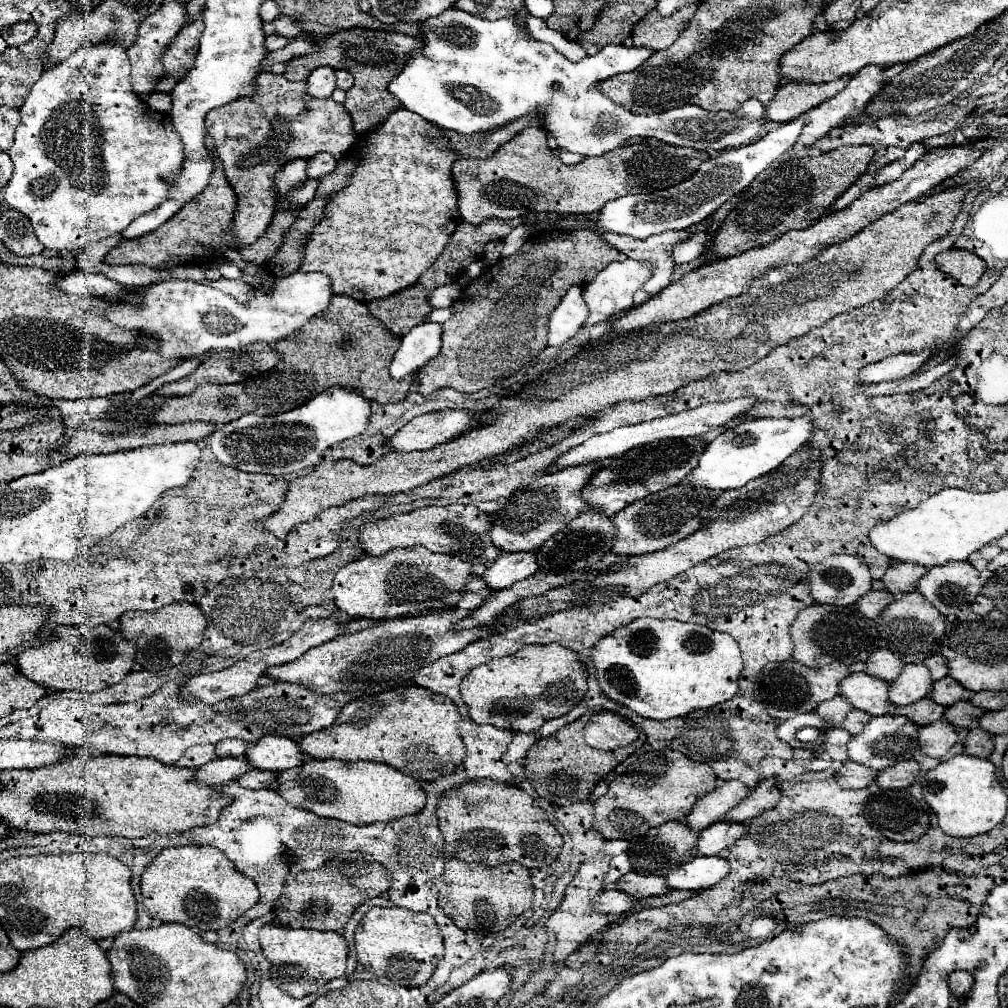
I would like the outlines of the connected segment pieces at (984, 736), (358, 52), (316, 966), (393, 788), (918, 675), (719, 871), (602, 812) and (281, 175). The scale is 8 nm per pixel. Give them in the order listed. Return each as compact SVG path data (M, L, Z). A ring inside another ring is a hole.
M980 727L972 729L966 737L966 747L964 753L966 755L974 755L974 757L990 757L994 751L994 741L992 735Z
M348 29L348 31L338 31L330 37L326 37L326 45L314 53L314 57L296 57L294 61L288 63L286 77L290 81L304 81L316 67L328 65L332 69L346 69L352 71L354 85L346 92L344 107L352 115L352 123L358 135L370 133L372 129L378 129L386 117L400 109L402 103L388 93L388 83L402 71L406 65L410 53L414 49L424 47L424 41L420 37L410 37L410 35L400 35L392 31L374 31L374 29Z
M264 925L260 929L260 945L266 959L272 963L272 981L294 997L306 997L316 993L334 977L346 975L348 943L336 931L312 931L312 929L286 929L282 925Z
M306 759L306 765L300 765L298 769L288 769L286 773L280 773L278 777L278 791L284 793L286 801L292 801L294 807L312 811L322 817L342 819L352 825L372 825L372 823L388 823L396 821L406 815L416 815L426 805L426 793L422 785L404 773L400 773L394 767L388 767L384 763L368 763L368 761L338 761L338 759Z
M906 665L900 673L898 681L892 683L888 697L894 705L910 705L930 695L934 681L930 677L930 669L926 665Z
M698 855L692 861L670 871L670 875L666 877L666 885L670 885L670 889L700 891L700 889L708 889L716 885L728 873L730 873L730 867L724 857Z
M674 749L646 753L630 765L630 771L618 775L610 783L608 793L594 803L594 829L598 829L606 839L632 839L666 821L684 821L694 803L716 785L718 777L708 763L692 761Z
M292 159L282 169L278 169L278 197L280 197L280 201L290 189L300 187L300 183L308 181L306 167L308 167L306 159Z

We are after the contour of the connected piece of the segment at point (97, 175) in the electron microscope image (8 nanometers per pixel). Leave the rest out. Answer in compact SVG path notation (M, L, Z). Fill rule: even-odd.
M106 39L96 45L88 43L88 45L82 45L78 51L74 51L62 63L54 65L52 69L46 69L42 73L42 77L34 83L24 105L20 107L22 119L20 119L20 125L16 127L14 145L8 149L8 155L14 163L14 175L12 175L10 183L4 187L4 199L12 209L22 211L32 221L38 241L52 251L62 251L62 255L64 255L72 249L84 247L88 241L100 241L100 239L112 237L116 233L122 233L136 217L140 217L142 213L148 213L150 209L158 207L166 199L166 193L168 193L166 179L176 177L178 169L182 169L182 141L180 141L178 133L174 133L174 125L170 121L166 121L162 113L154 113L142 99L138 99L138 95L130 87L128 77L130 77L130 61L128 61L124 47L116 47L114 39L112 41Z

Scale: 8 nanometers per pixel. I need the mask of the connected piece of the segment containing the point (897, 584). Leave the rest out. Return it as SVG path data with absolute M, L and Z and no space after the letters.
M894 563L888 567L886 575L884 575L884 589L894 593L894 595L902 595L902 593L910 593L918 587L918 581L922 575L928 573L928 567L924 565L914 565L914 563Z

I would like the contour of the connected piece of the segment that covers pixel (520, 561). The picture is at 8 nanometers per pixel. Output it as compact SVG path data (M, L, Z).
M534 551L502 553L482 575L486 585L494 591L506 589L538 571L538 561Z

